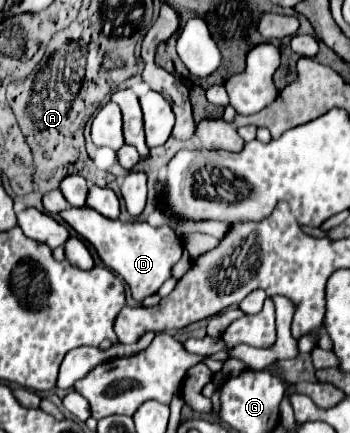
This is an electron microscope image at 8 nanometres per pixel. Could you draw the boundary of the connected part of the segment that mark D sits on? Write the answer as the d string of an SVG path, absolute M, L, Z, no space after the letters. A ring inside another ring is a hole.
M67 208L59 214L81 238L85 238L97 250L103 264L117 272L129 286L131 296L141 304L147 296L155 294L165 280L173 276L173 266L181 260L181 238L169 228L153 228L147 222L121 222L101 216L93 208Z

